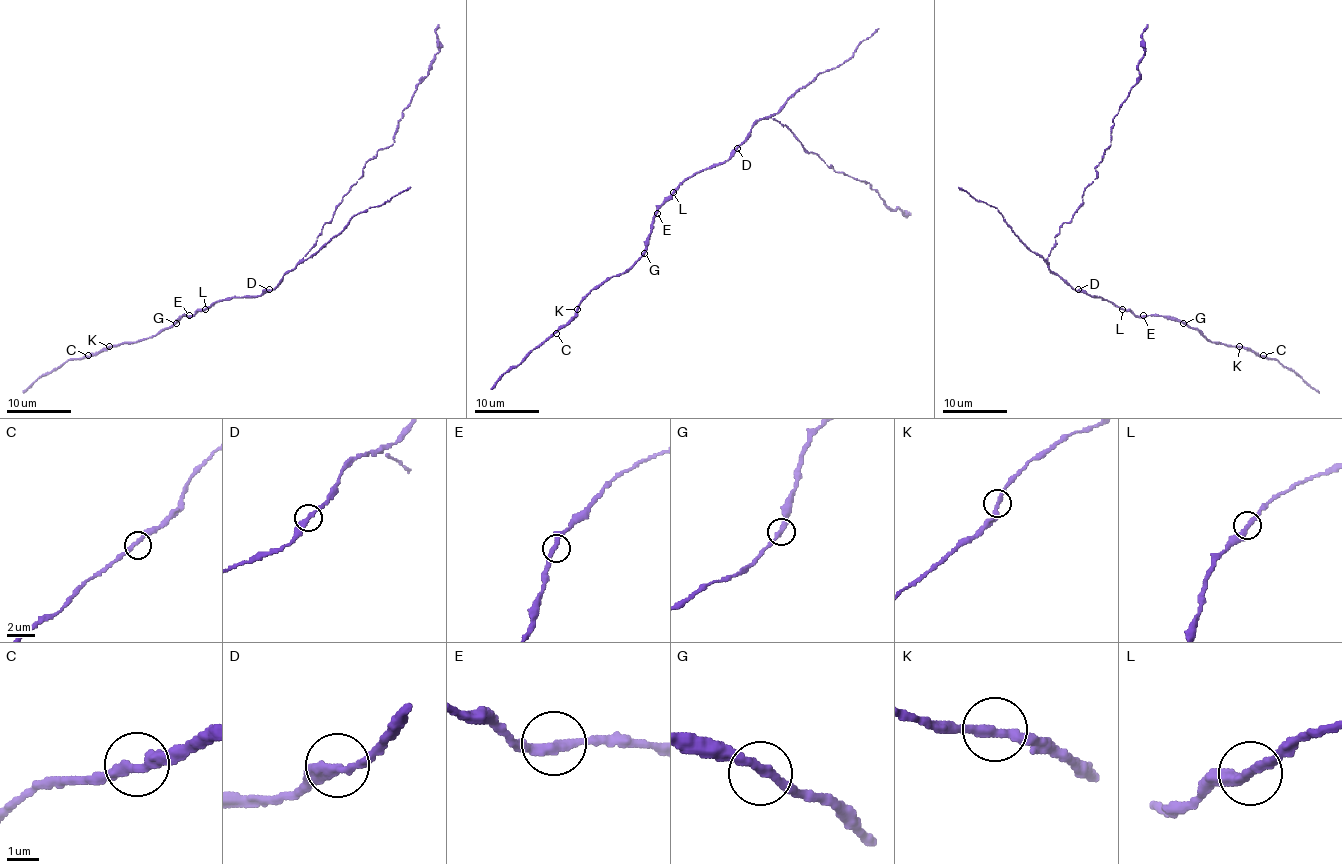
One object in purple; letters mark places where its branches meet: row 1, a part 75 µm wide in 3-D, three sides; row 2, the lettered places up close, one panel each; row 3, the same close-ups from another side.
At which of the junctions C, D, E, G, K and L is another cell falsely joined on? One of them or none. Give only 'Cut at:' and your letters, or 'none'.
Cut at: none

